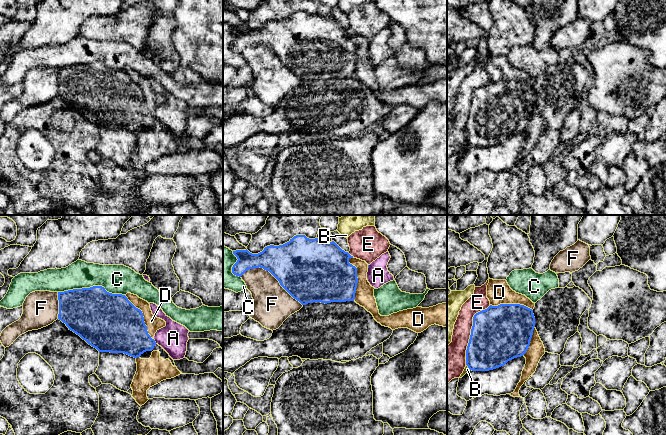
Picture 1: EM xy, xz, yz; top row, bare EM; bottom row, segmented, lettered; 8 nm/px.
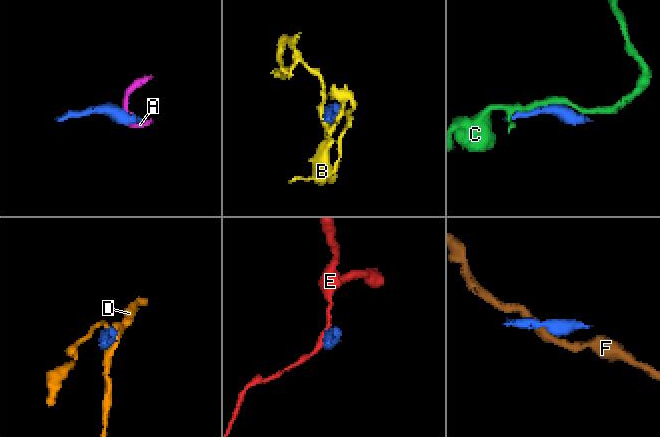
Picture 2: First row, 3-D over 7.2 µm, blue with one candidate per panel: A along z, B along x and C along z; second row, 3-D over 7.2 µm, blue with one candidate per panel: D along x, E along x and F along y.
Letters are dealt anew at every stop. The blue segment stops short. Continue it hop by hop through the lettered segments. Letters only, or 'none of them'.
none of them

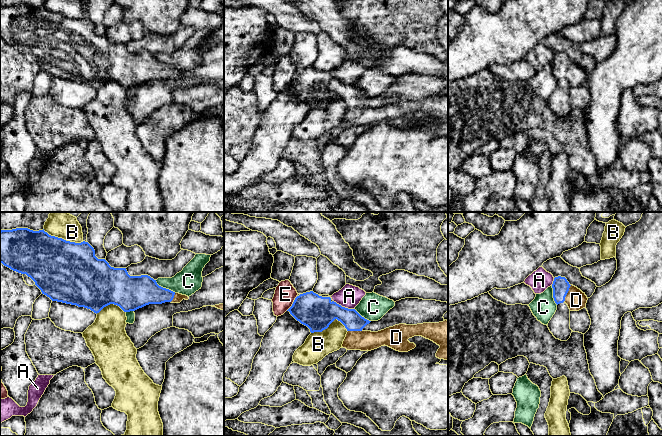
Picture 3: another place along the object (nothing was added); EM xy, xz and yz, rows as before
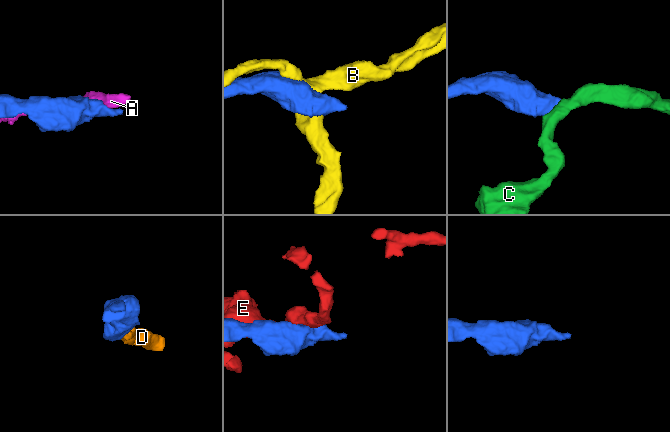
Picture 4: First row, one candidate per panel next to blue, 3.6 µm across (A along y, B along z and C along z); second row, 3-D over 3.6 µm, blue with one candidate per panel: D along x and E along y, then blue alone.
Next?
D

